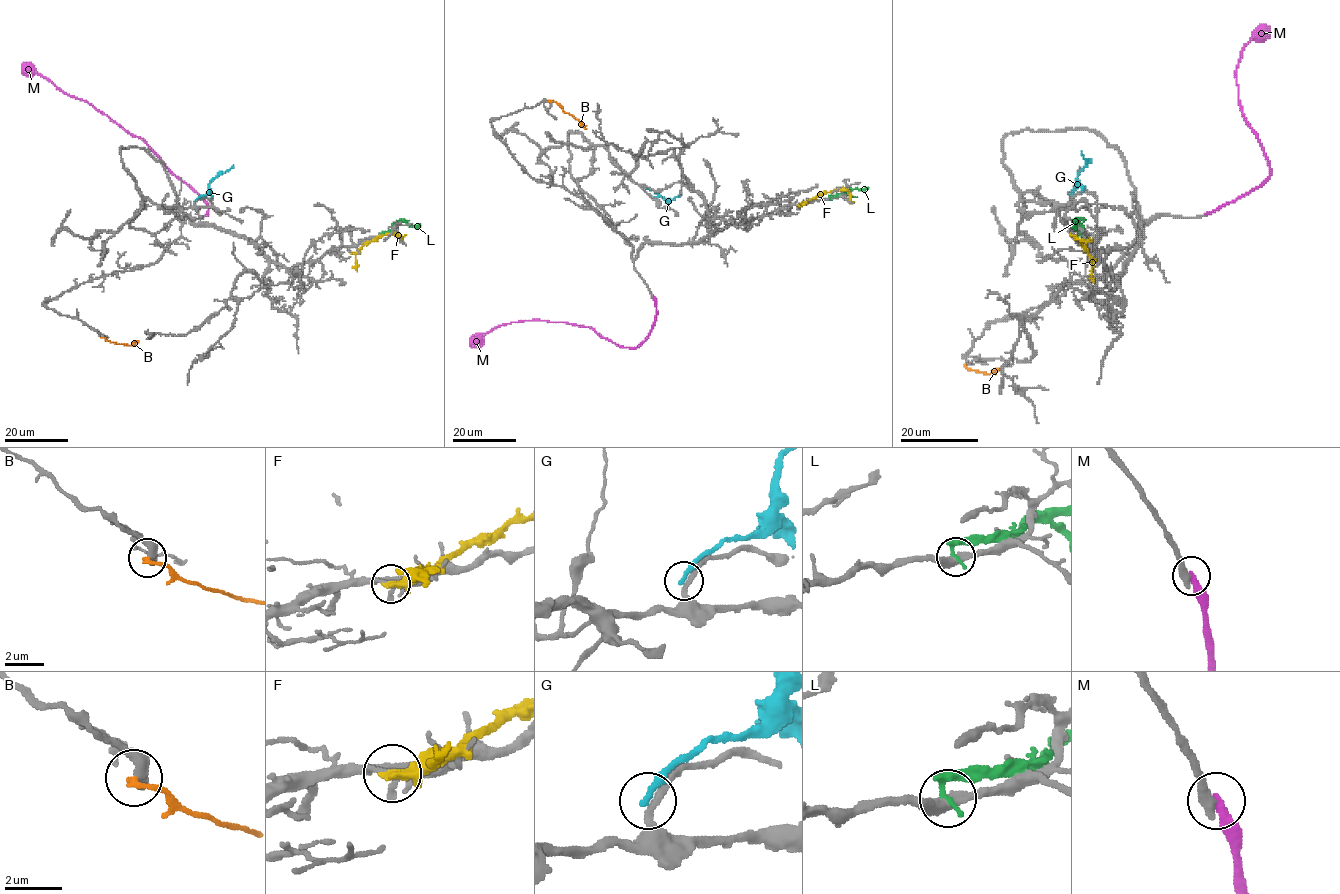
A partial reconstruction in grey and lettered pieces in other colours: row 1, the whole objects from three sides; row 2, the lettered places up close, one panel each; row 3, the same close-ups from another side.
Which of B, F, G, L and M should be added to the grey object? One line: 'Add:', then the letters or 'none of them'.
Add: none of them

